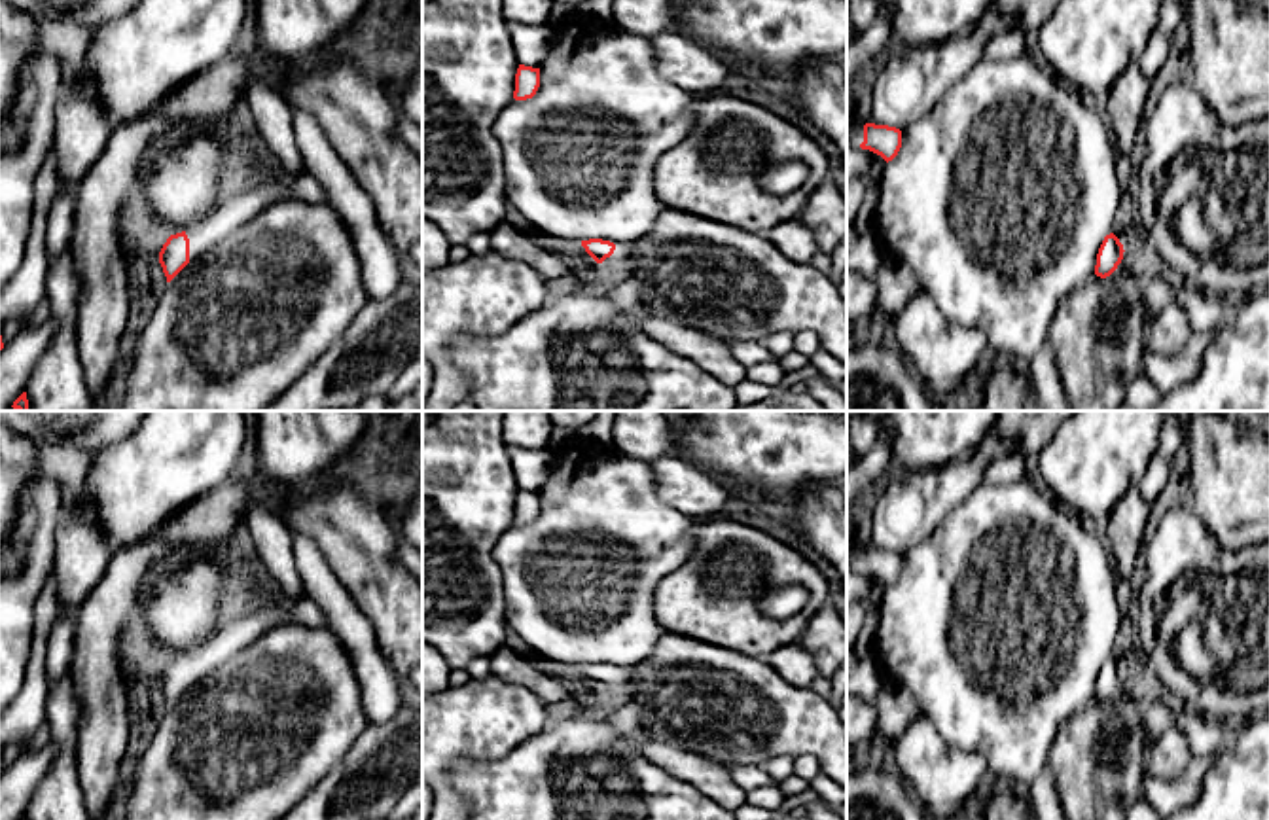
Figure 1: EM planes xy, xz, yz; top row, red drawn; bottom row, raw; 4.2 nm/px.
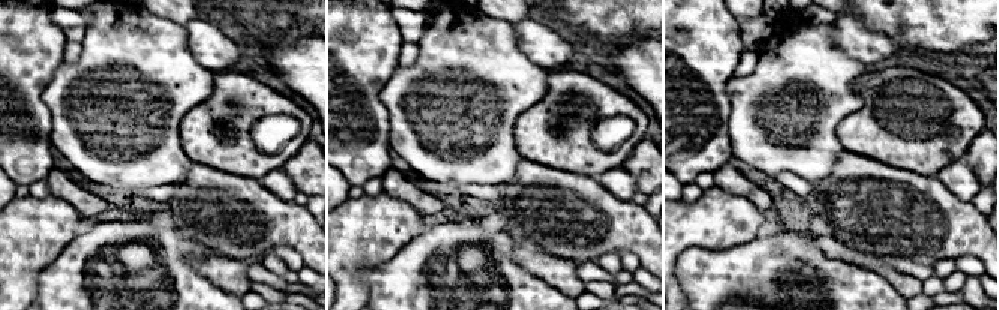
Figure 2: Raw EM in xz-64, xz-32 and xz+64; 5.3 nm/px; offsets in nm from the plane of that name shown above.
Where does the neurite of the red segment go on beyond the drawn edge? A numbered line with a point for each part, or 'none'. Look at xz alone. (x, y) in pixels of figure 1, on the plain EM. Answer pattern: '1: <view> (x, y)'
1: xz (624, 675)

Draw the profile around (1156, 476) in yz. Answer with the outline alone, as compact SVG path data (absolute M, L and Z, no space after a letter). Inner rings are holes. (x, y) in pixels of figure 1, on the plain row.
M1155 453L1144 475L1136 481L1142 498L1152 504L1169 481L1169 460Z

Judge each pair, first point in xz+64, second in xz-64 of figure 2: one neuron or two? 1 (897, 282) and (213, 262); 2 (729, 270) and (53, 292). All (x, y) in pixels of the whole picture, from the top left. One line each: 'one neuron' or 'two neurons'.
1: one neuron
2: one neuron

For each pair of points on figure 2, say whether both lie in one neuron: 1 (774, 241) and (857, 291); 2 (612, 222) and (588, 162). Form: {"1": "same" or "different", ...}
{"1": "same", "2": "different"}

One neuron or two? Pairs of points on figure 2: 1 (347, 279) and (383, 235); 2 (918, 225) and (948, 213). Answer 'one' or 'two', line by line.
1: one
2: one

